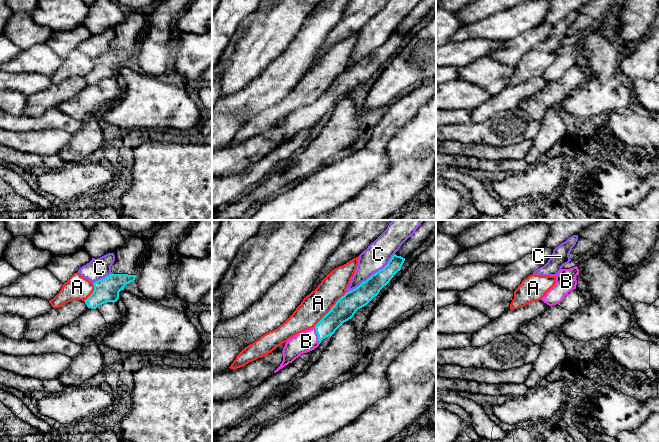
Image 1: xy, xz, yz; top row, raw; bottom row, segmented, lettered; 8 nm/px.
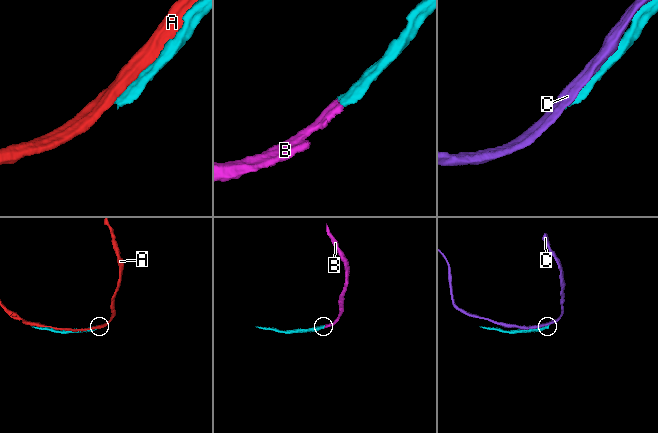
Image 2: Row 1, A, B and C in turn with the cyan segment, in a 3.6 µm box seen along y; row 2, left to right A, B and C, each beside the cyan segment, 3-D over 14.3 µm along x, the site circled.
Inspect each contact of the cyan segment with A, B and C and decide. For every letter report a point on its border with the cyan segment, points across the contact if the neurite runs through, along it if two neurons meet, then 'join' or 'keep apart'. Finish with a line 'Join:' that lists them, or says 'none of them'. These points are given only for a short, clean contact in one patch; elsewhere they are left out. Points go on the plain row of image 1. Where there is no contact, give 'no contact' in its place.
A: xz (331, 85) | keep apart
B: xz (317, 110) | across xz (339, 89), (317, 110), (306, 117) | join
C: xz (372, 51) | keep apart
Join: B

